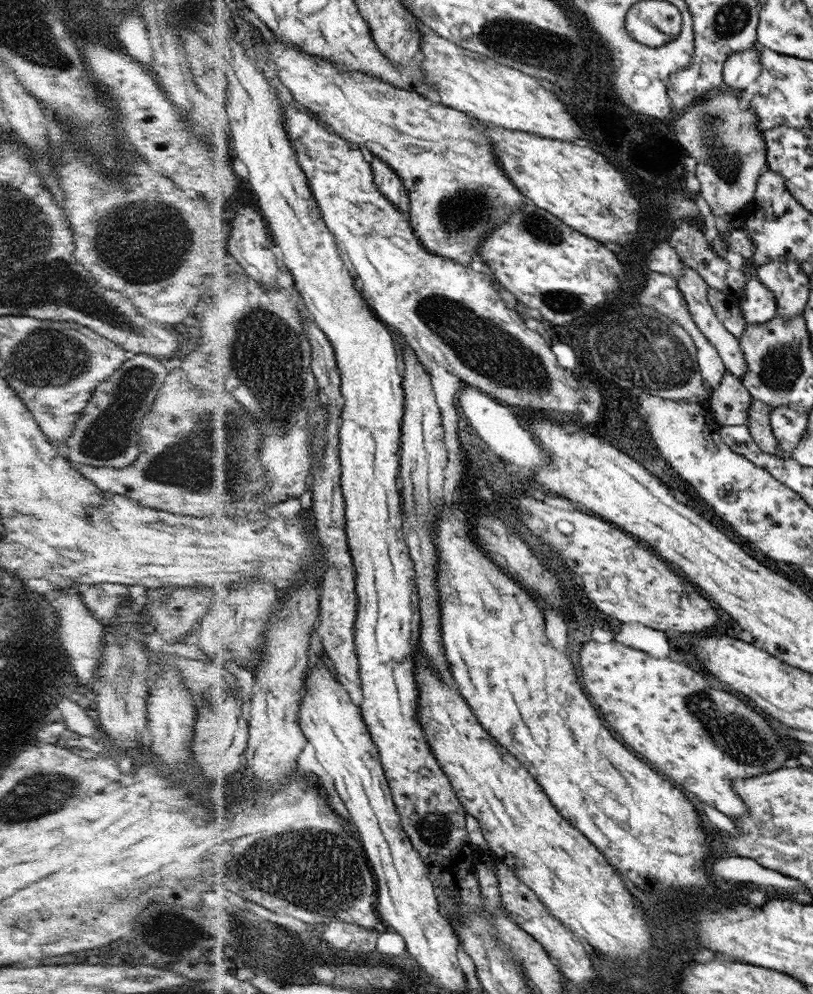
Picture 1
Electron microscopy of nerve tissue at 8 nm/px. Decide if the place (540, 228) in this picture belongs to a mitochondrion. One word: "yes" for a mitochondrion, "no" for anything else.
yes

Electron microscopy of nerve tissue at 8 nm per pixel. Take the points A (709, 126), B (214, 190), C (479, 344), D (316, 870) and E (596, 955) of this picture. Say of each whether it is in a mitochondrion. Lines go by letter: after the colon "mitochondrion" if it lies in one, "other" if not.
A: mitochondrion
B: other
C: mitochondrion
D: mitochondrion
E: other

